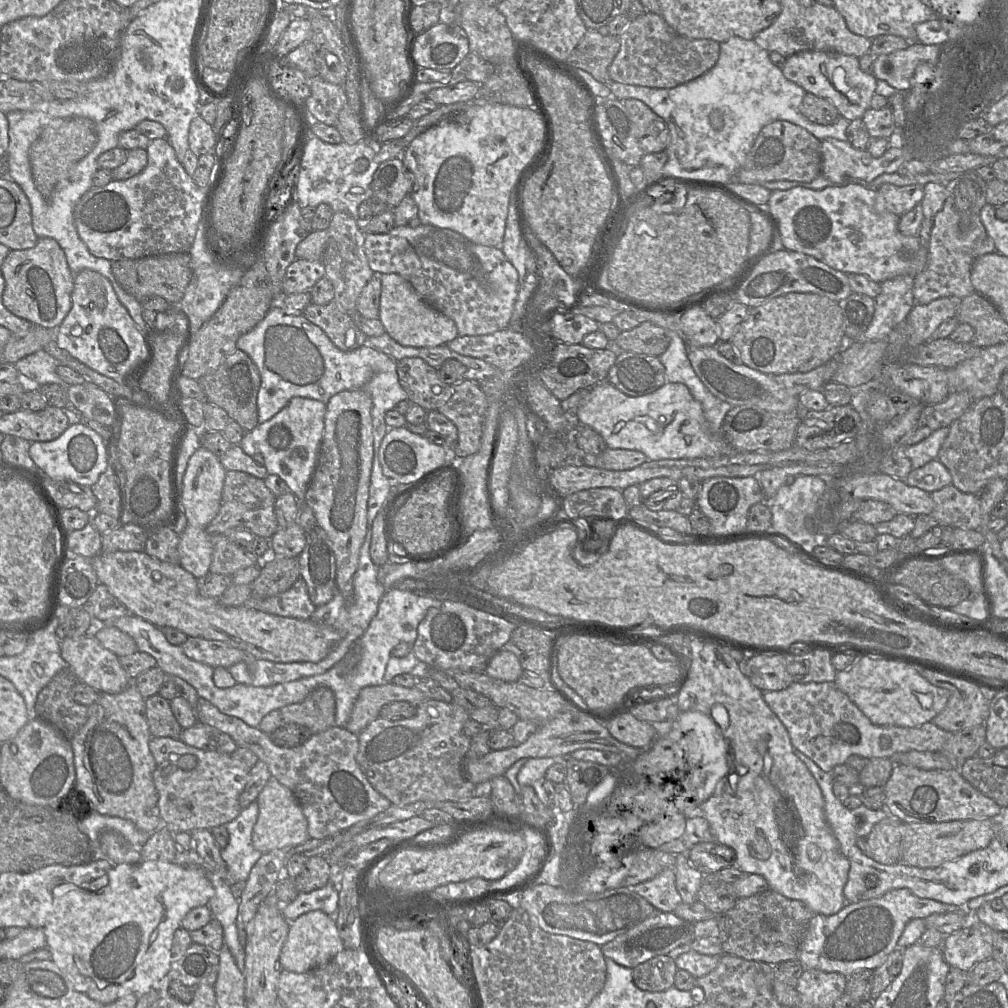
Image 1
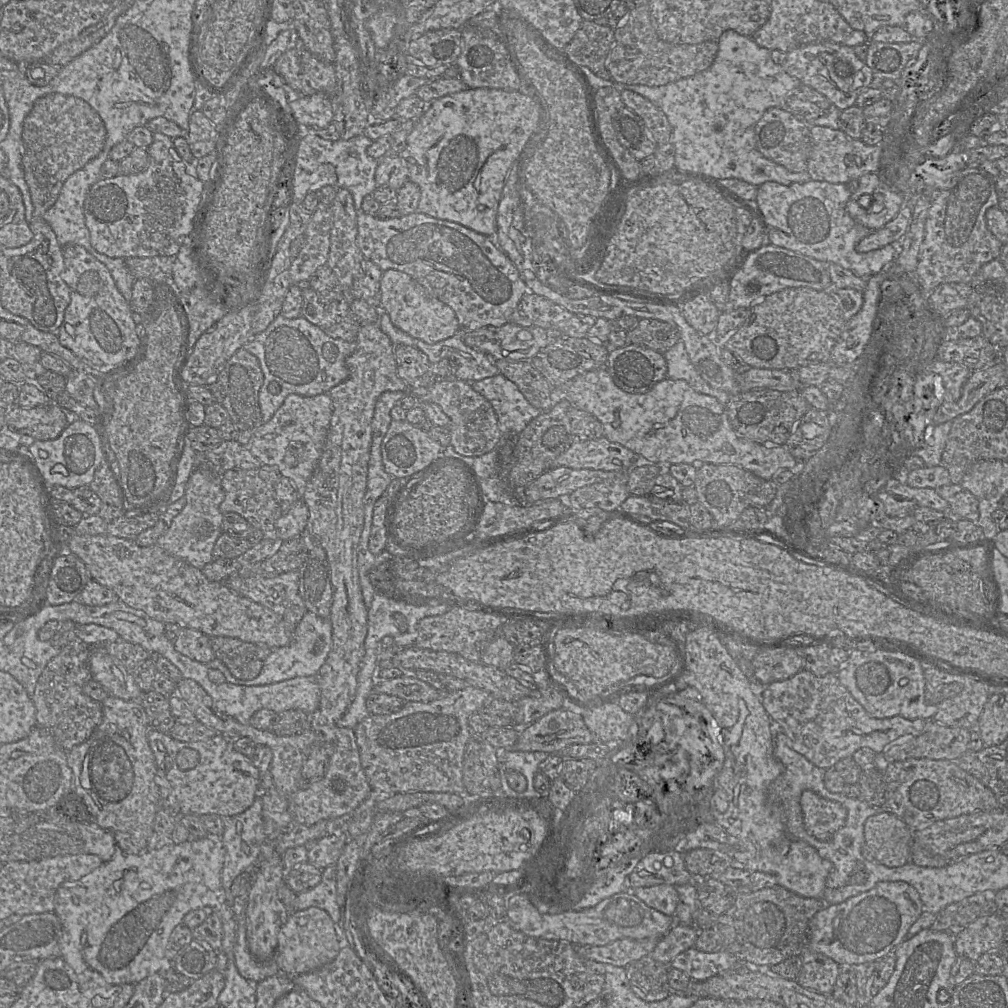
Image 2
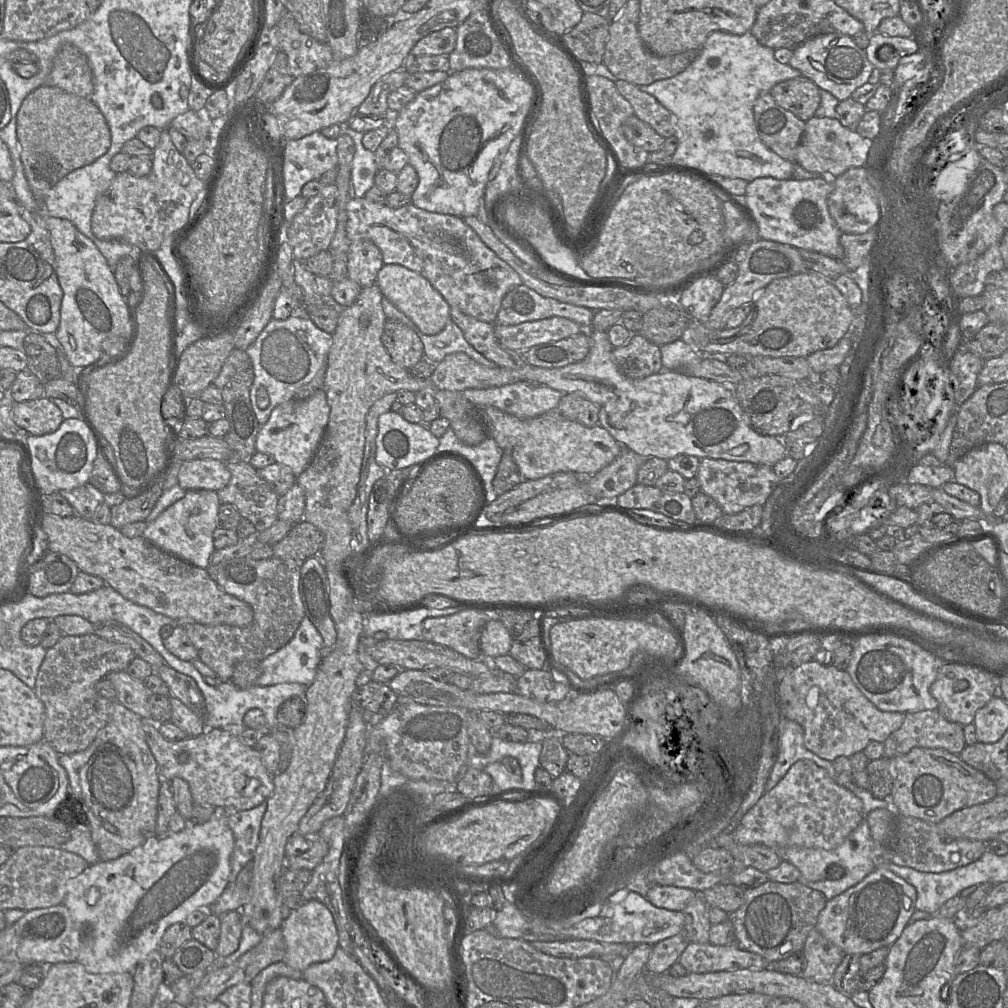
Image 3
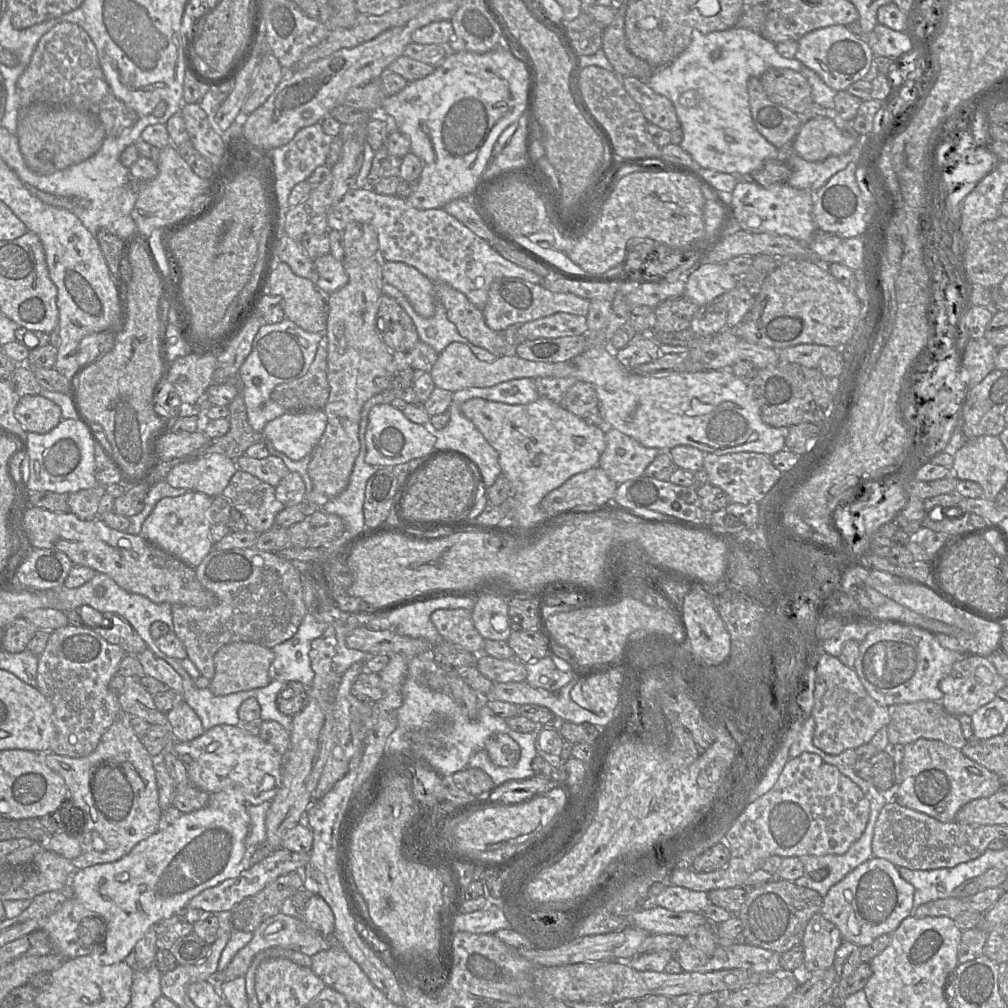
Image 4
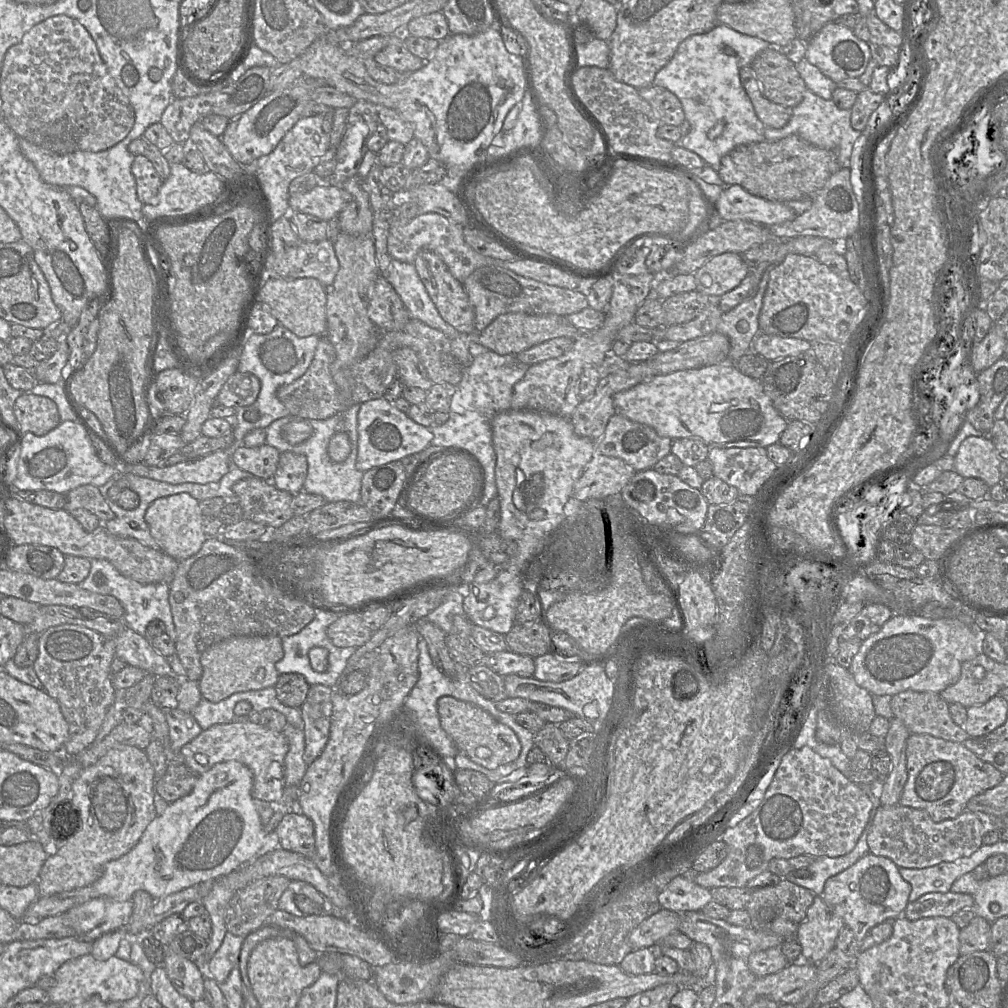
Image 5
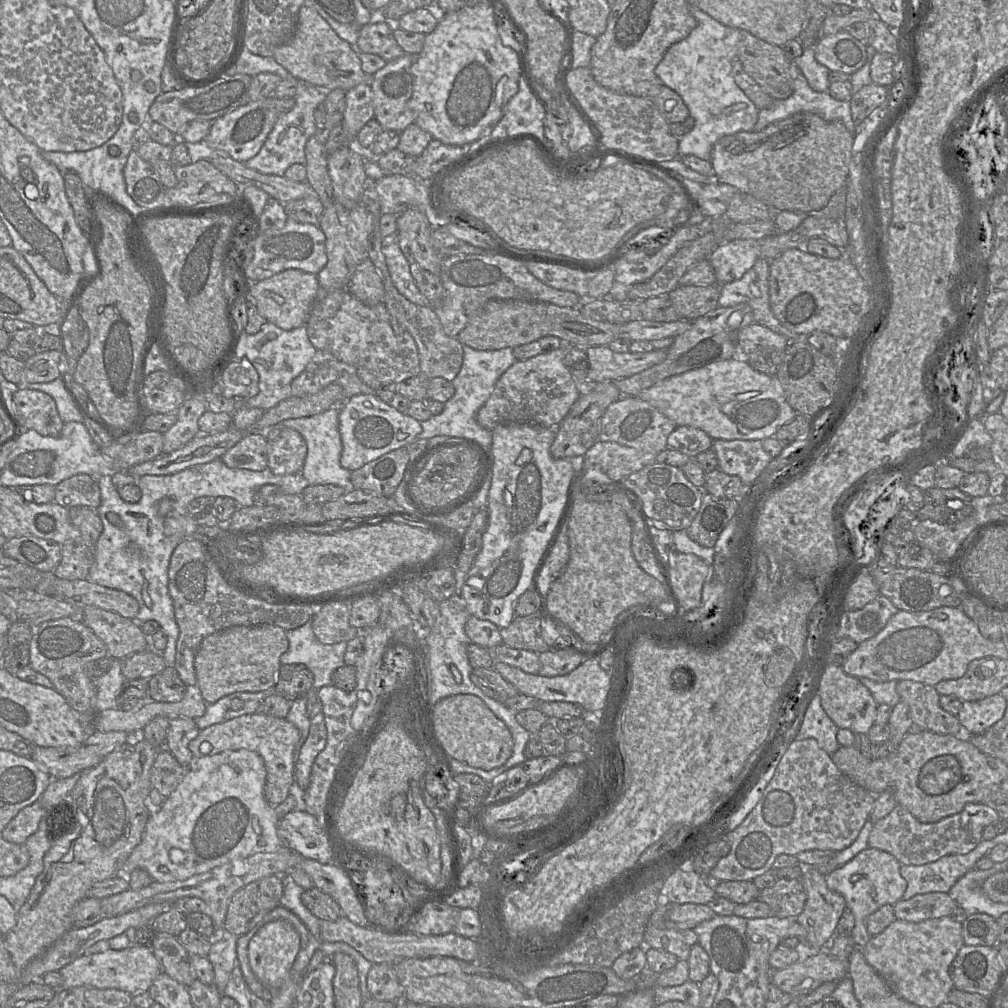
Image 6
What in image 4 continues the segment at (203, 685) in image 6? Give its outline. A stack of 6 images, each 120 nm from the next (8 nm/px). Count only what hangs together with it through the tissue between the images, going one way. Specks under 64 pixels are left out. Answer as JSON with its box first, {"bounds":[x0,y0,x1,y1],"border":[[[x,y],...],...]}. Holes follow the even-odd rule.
{"bounds":[209,642,274,696],"border":[[[233,642],[223,646],[214,656],[215,674],[209,689],[215,696],[226,696],[267,686],[269,668],[274,660],[272,649],[252,642]]]}

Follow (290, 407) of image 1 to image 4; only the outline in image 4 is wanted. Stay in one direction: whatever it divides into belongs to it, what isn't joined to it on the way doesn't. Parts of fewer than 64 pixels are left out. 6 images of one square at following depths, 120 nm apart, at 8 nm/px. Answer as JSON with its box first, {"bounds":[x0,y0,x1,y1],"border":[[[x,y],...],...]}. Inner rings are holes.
{"bounds":[263,409,327,461],"border":[[[324,409],[313,411],[287,411],[284,415],[268,422],[263,429],[263,438],[268,439],[274,448],[294,461],[311,455],[321,439],[327,425]]]}

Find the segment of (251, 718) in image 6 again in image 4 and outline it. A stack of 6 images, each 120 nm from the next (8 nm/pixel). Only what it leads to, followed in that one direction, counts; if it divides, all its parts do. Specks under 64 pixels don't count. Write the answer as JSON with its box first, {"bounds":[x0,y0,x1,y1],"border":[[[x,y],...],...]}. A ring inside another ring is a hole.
{"bounds":[173,725,282,805],"border":[[[217,725],[204,731],[202,735],[192,741],[175,741],[173,754],[184,765],[190,784],[208,794],[235,788],[242,792],[247,805],[260,805],[270,802],[281,786],[282,755],[276,751],[274,746],[264,742],[259,736],[250,734],[242,725]]]}

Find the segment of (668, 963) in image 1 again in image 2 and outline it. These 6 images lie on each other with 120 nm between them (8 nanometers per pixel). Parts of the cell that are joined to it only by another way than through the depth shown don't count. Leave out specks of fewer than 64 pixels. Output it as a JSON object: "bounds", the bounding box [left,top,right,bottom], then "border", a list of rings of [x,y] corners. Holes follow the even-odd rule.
{"bounds":[627,955,670,1002],"border":[[[650,955],[630,963],[627,976],[633,992],[646,1002],[661,1001],[670,995],[668,970],[665,965],[654,960]]]}

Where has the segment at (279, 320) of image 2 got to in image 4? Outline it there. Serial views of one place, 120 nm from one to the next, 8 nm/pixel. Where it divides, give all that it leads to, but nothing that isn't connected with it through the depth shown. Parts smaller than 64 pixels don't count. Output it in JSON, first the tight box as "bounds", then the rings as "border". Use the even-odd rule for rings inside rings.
{"bounds":[238,318,323,433],"border":[[[287,318],[280,323],[261,326],[253,341],[252,351],[238,373],[243,382],[248,420],[254,431],[262,433],[268,422],[287,412],[286,408],[271,399],[271,393],[276,386],[290,383],[308,372],[323,334],[305,331]]]}

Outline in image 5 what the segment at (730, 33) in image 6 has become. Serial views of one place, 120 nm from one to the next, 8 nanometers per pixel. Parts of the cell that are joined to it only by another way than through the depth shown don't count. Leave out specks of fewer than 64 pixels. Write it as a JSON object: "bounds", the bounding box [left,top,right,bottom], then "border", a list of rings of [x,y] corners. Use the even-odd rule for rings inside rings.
{"bounds":[652,23,771,171],"border":[[[718,23],[708,33],[692,35],[681,42],[671,60],[654,77],[652,85],[664,87],[676,95],[681,102],[685,119],[690,123],[690,132],[685,137],[681,136],[678,144],[699,155],[716,171],[719,170],[721,158],[737,146],[765,140],[765,125],[757,117],[740,82],[739,71],[742,67],[750,66],[760,52],[771,46],[765,40],[742,34]]]}

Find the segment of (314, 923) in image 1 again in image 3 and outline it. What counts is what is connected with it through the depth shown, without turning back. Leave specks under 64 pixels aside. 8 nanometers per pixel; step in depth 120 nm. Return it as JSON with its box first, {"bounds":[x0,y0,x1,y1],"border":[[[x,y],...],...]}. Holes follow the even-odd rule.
{"bounds":[281,900,338,972],"border":[[[318,900],[305,901],[299,908],[293,909],[281,925],[286,945],[283,961],[293,969],[303,972],[308,966],[330,960],[338,944],[337,927],[330,910]]]}

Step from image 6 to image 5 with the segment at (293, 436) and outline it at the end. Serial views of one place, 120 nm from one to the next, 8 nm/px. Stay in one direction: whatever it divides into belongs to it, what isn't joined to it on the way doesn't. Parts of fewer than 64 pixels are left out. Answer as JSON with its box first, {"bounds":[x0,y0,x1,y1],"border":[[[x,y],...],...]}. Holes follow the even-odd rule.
{"bounds":[265,451,308,495],"border":[[[290,451],[282,452],[274,477],[265,481],[272,481],[278,489],[296,495],[303,490],[307,470],[308,464],[304,455]]]}

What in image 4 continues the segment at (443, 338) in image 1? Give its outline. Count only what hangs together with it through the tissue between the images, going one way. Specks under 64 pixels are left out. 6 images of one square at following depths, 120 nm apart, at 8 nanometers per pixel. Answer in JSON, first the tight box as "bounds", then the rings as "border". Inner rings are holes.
{"bounds":[382,262,438,318],"border":[[[383,262],[382,276],[385,283],[404,294],[420,316],[430,318],[434,315],[438,300],[434,282],[419,270],[402,262]]]}

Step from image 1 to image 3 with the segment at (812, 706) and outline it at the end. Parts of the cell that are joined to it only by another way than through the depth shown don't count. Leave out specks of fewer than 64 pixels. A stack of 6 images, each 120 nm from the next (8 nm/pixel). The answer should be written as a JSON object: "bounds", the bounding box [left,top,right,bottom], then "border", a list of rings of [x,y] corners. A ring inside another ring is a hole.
{"bounds":[776,660,905,761],"border":[[[811,660],[794,668],[776,671],[776,701],[779,703],[782,717],[799,723],[804,729],[805,747],[825,760],[833,761],[840,756],[850,757],[863,751],[870,741],[884,743],[904,721],[905,713],[879,710],[856,687],[850,675],[834,665],[822,665]]]}

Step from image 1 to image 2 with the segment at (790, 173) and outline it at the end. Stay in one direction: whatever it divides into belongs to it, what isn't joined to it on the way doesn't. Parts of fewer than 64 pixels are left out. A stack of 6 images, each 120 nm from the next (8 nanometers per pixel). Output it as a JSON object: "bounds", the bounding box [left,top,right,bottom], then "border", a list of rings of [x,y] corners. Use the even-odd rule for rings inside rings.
{"bounds":[756,107,812,172],"border":[[[772,107],[767,109],[756,124],[758,150],[768,159],[784,166],[791,172],[805,172],[812,150],[810,128],[790,112]]]}

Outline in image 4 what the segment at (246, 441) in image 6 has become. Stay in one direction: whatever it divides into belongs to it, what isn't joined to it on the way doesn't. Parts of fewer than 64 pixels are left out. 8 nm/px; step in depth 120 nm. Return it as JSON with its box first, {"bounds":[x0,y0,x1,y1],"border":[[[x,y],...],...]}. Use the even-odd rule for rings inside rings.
{"bounds":[234,455,290,488],"border":[[[243,455],[234,461],[238,469],[252,474],[275,488],[290,472],[283,460],[274,455],[263,459]]]}

